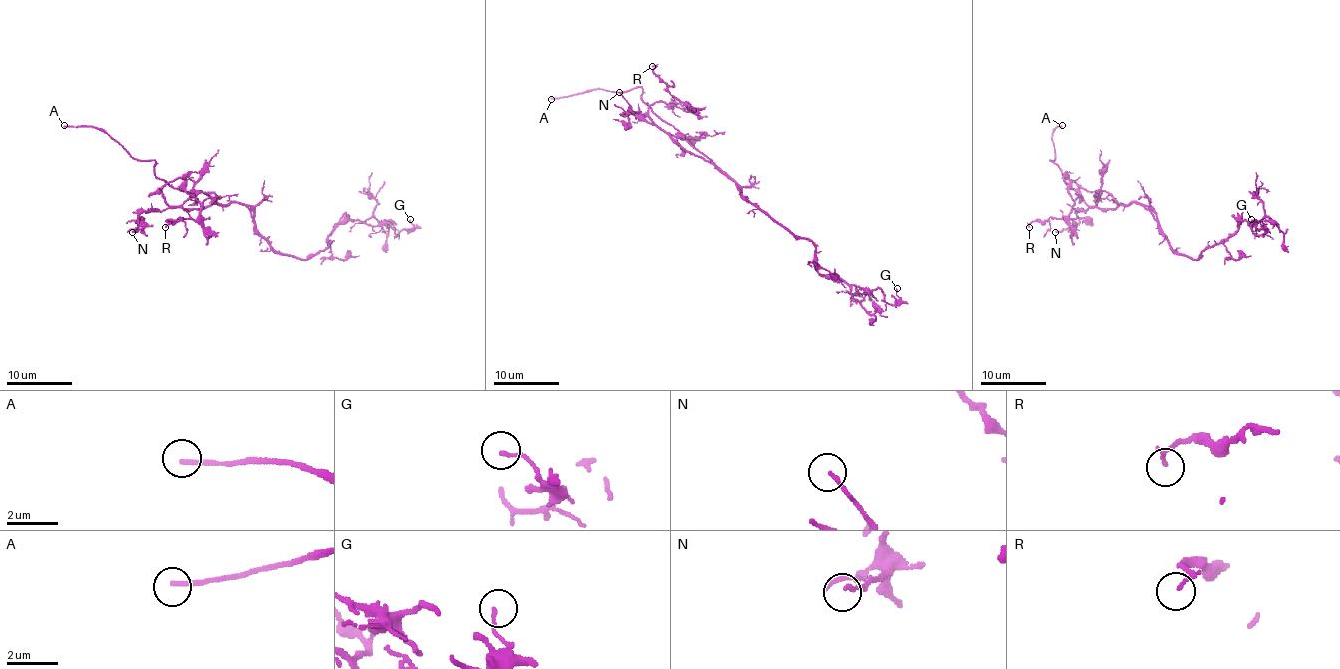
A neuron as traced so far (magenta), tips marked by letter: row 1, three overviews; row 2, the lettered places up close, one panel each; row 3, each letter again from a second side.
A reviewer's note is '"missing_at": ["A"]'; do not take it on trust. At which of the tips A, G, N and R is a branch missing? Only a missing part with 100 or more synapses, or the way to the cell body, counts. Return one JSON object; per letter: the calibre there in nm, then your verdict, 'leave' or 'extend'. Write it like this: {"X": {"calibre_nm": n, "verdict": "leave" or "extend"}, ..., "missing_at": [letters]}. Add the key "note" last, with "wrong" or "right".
{"A": {"calibre_nm": 170, "verdict": "extend"}, "G": {"calibre_nm": 120, "verdict": "leave"}, "N": {"calibre_nm": 150, "verdict": "leave"}, "R": {"calibre_nm": 140, "verdict": "leave"}, "missing_at": ["A"], "note": "right"}

